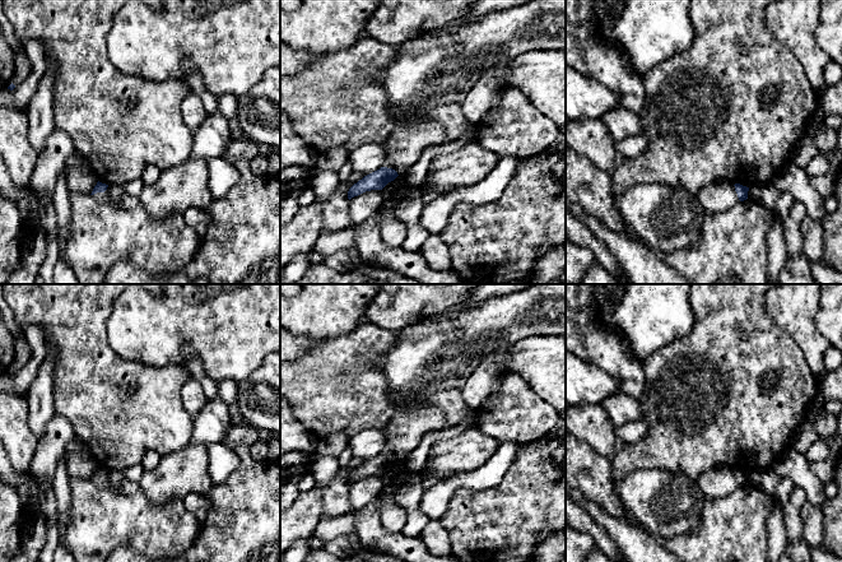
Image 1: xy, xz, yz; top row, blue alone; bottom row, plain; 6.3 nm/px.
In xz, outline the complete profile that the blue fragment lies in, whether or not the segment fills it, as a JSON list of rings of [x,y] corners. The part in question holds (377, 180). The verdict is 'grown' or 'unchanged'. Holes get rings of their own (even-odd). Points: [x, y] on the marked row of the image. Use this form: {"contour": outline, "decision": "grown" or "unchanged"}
{"contour": [[[425,121],[413,127],[395,129],[389,139],[381,144],[385,150],[385,164],[364,176],[348,191],[348,199],[366,191],[382,190],[399,175],[404,175],[418,159],[420,153],[431,147],[450,143],[441,124]]], "decision": "grown"}

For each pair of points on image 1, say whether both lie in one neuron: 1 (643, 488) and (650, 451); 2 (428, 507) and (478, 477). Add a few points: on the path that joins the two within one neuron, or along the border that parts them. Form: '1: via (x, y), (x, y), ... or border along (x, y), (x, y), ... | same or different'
1: border along (677, 473), (657, 469), (636, 469), (619, 479) | different
2: via (441, 495), (454, 482), (465, 481) | same

